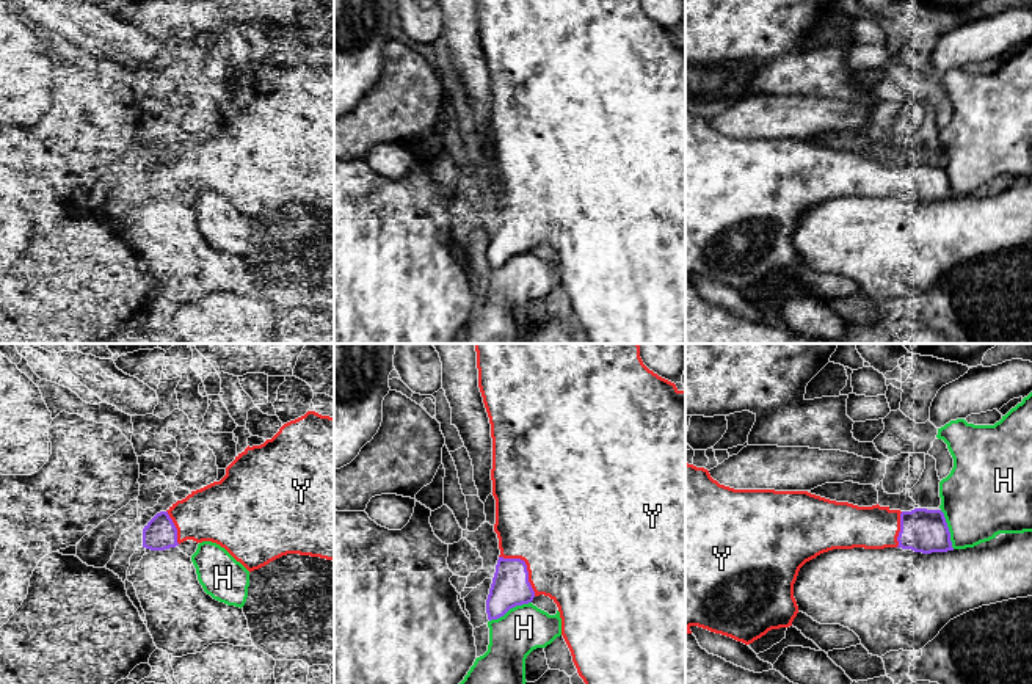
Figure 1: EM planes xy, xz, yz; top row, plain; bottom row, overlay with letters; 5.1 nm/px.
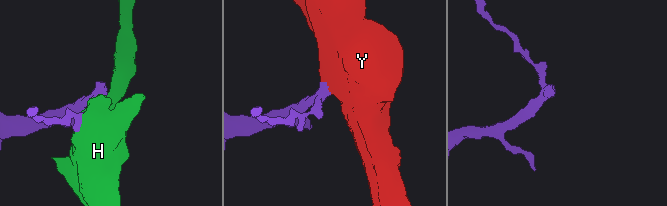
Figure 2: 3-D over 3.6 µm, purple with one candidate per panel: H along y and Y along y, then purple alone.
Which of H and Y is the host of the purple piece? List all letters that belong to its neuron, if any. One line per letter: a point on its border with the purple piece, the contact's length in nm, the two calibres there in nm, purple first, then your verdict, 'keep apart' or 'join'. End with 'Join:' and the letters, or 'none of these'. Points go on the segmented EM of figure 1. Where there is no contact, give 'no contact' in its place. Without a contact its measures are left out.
H: contact xz (510, 607); length 240 nm; calibres 200 and 240 nm; keep apart
Y: contact xz (526, 567); length 280 nm; calibres 200 and 500 nm; join
Join: Y

